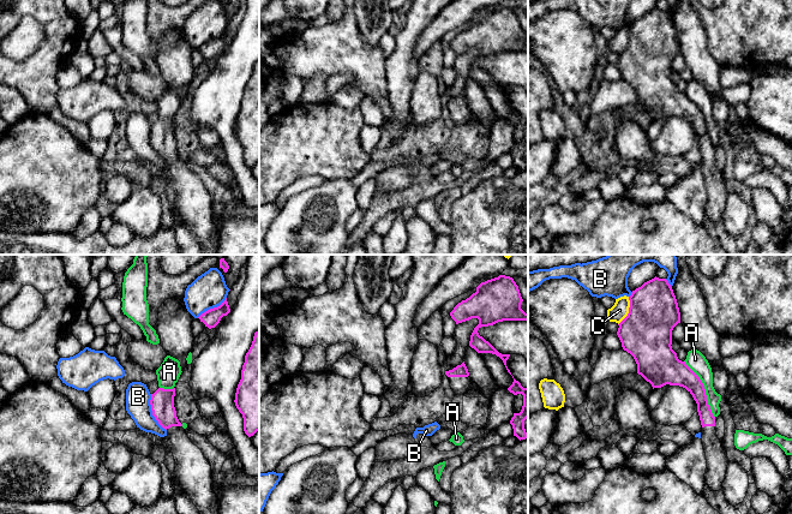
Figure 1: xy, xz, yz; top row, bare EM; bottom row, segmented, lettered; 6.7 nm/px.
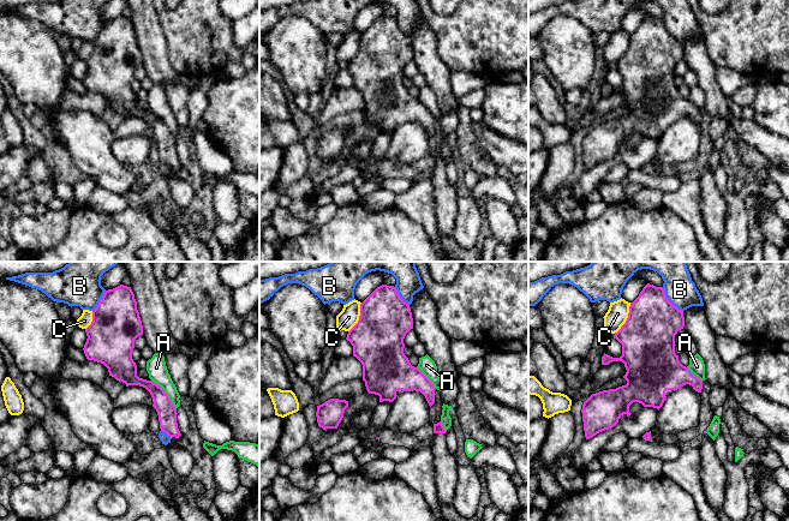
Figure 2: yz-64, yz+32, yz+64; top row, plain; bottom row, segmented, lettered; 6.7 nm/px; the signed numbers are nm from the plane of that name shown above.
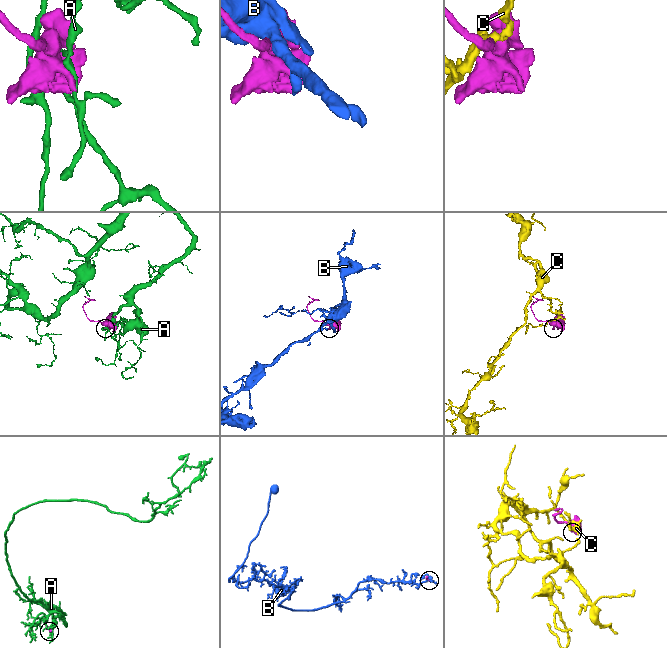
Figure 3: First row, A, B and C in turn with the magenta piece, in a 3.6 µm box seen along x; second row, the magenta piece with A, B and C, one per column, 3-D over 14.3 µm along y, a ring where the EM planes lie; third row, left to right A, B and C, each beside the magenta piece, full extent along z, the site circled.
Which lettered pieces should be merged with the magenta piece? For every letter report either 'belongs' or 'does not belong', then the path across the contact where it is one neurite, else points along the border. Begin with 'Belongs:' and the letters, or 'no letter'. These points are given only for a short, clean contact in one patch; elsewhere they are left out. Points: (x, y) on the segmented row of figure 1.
Belongs: no letter
A: does not belong
B: does not belong
C: does not belong

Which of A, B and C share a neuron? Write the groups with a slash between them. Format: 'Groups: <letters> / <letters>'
Groups: A / B / C

